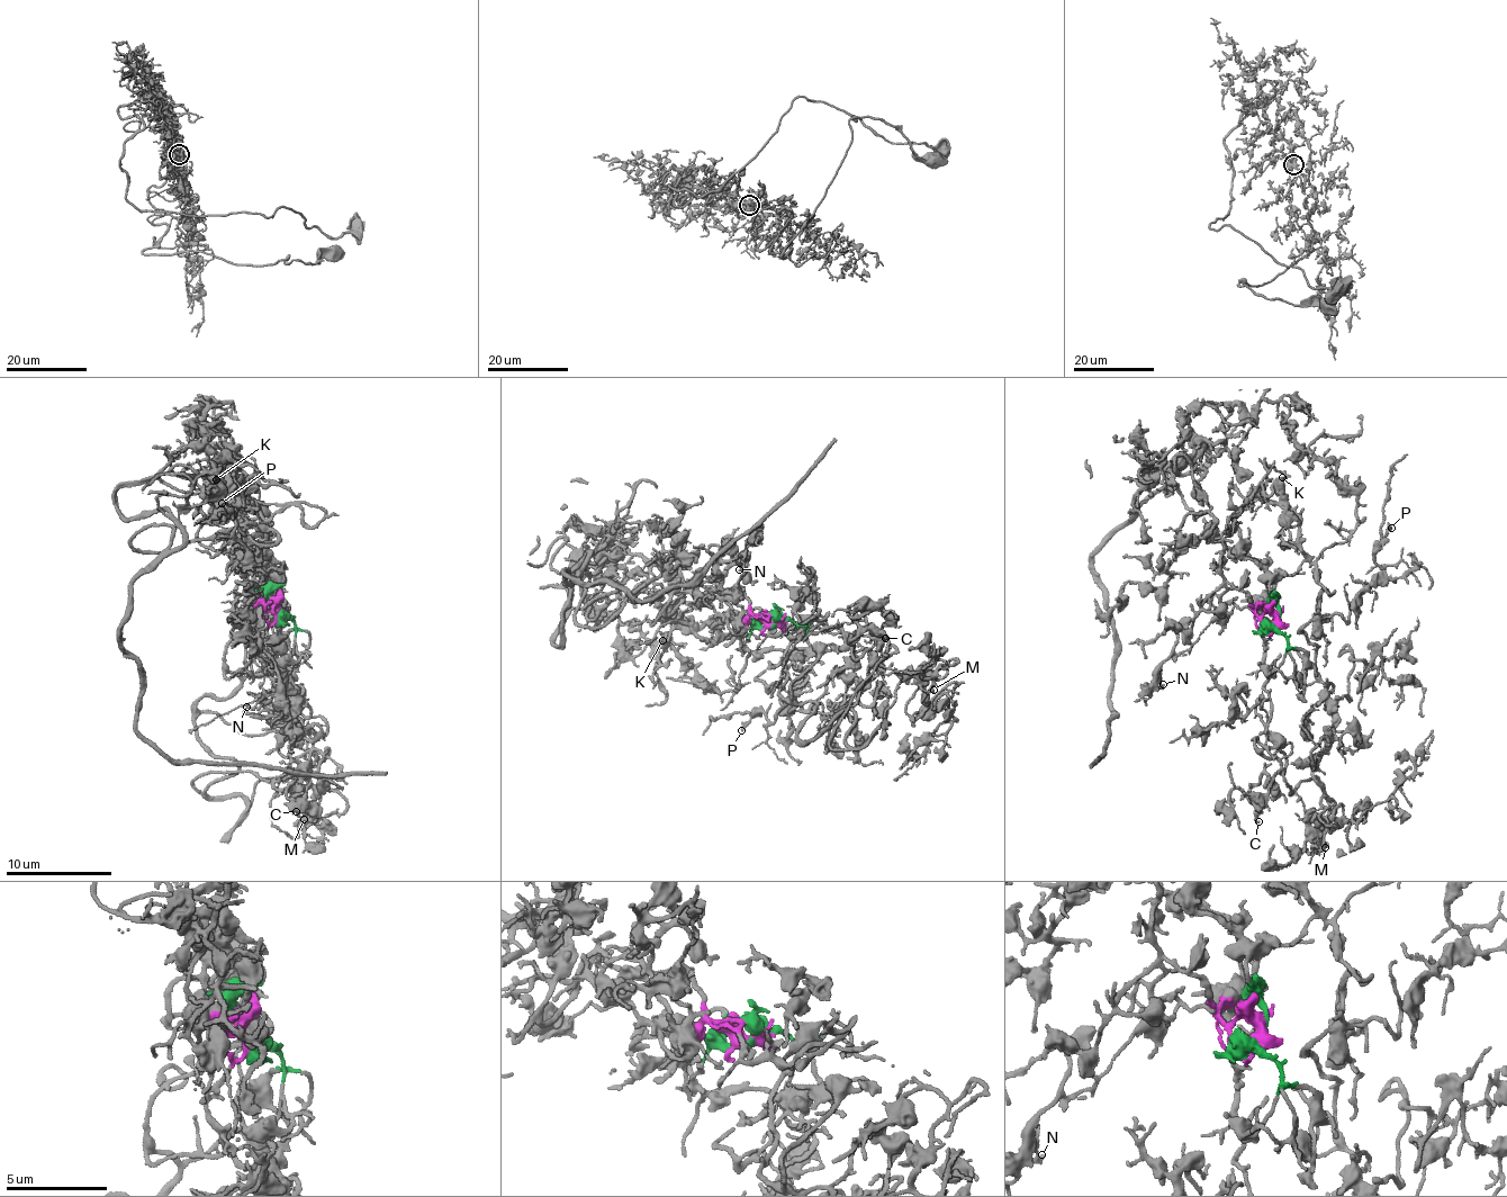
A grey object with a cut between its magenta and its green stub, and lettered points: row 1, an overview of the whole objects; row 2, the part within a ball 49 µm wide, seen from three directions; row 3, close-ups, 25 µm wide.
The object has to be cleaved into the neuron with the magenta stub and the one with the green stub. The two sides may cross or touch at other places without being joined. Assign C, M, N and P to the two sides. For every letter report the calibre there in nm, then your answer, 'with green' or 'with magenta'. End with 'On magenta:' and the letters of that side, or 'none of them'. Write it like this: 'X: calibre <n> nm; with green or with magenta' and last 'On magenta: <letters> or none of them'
C: calibre 170 nm; with green
M: calibre 110 nm; with green
N: calibre 190 nm; with magenta
P: calibre 200 nm; with green
On magenta: N

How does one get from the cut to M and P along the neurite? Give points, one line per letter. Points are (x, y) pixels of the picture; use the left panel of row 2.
M: (278, 614), (278, 665), (227, 673), (195, 728), (287, 776), (305, 819)
P: (278, 614), (255, 587), (262, 548), (283, 564), (259, 584), (273, 600), (267, 563), (238, 548), (220, 502)

